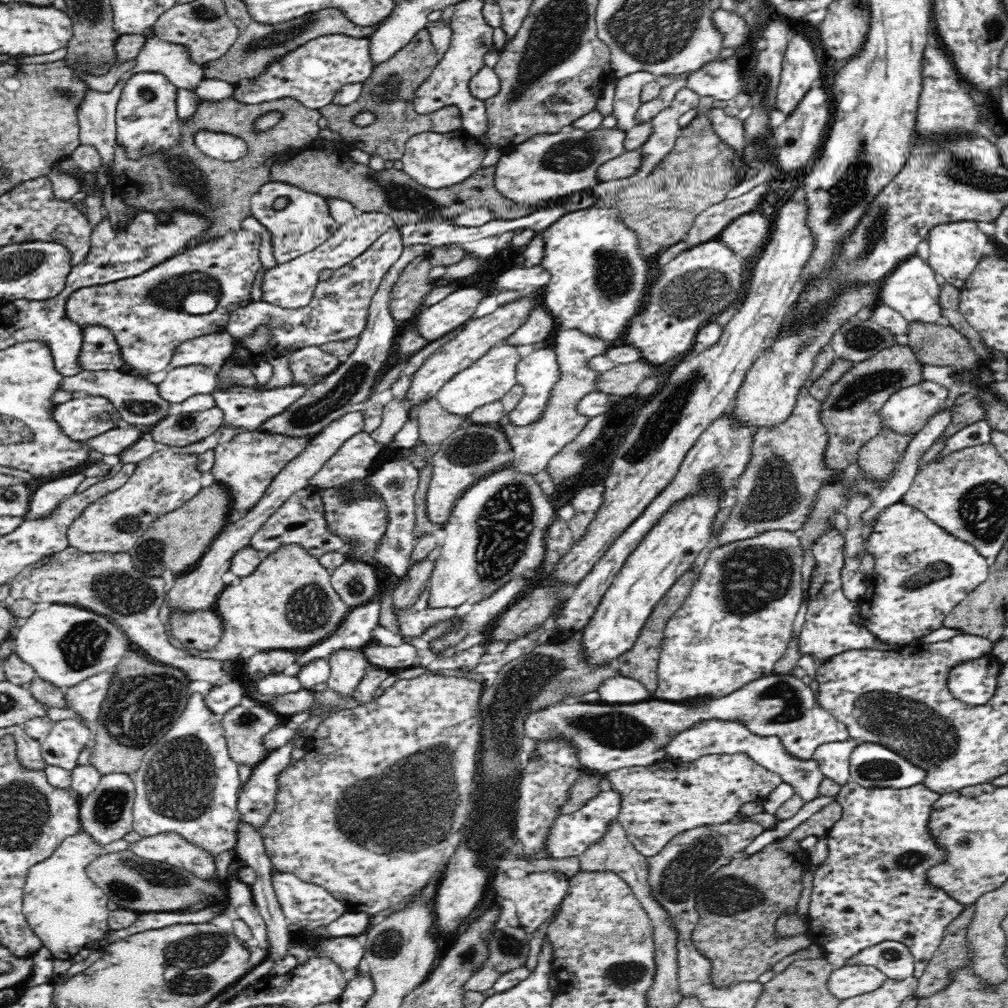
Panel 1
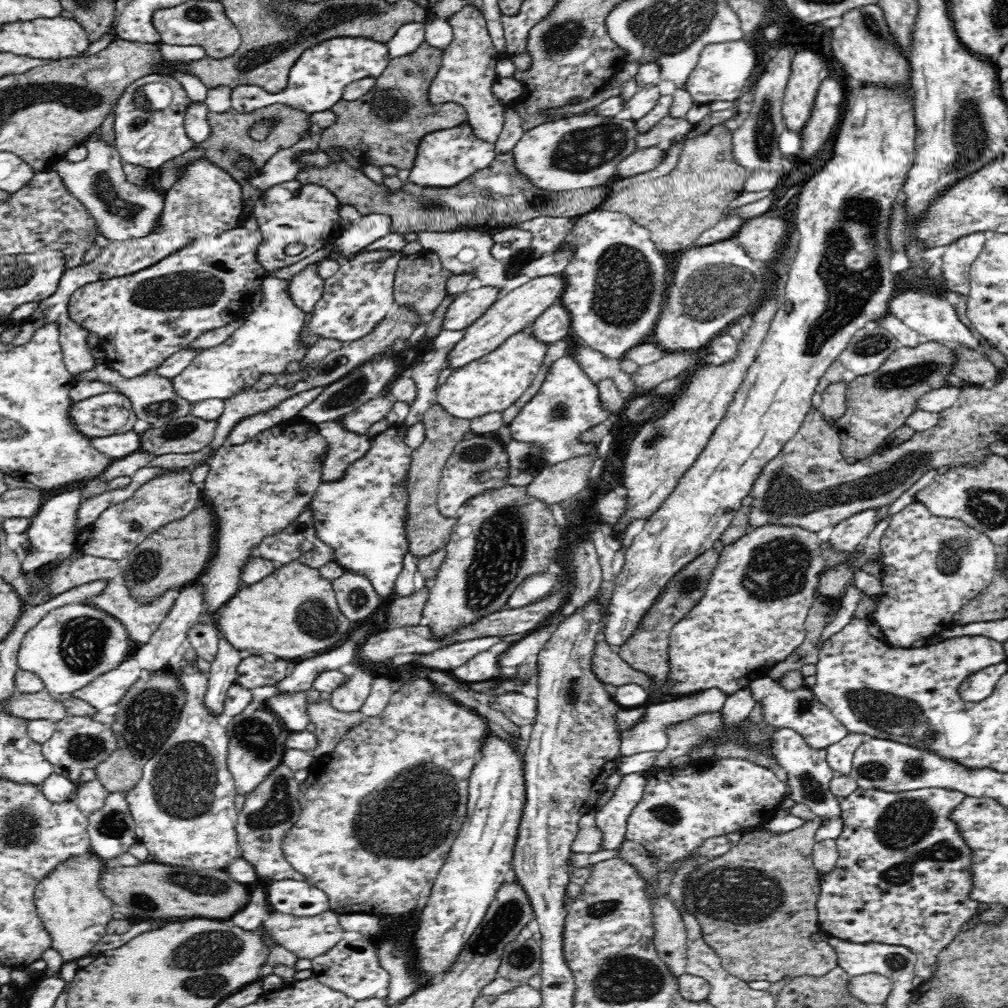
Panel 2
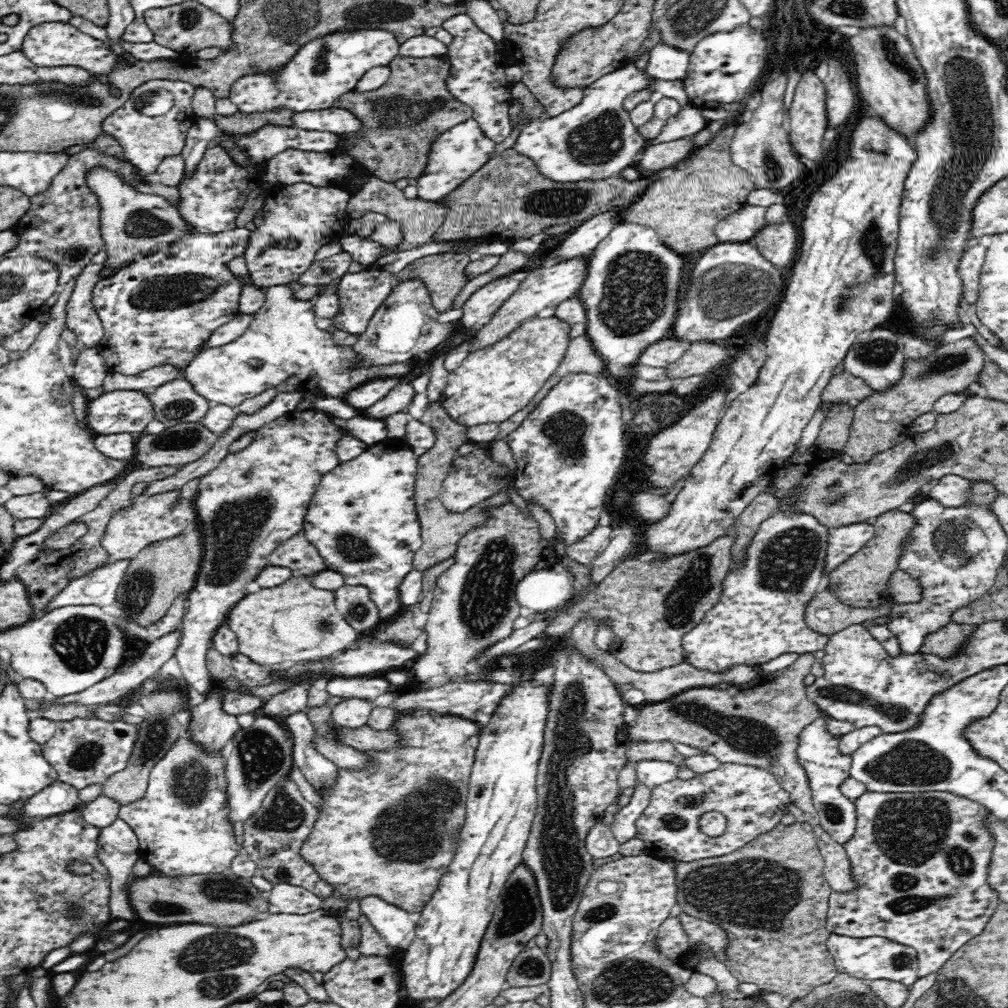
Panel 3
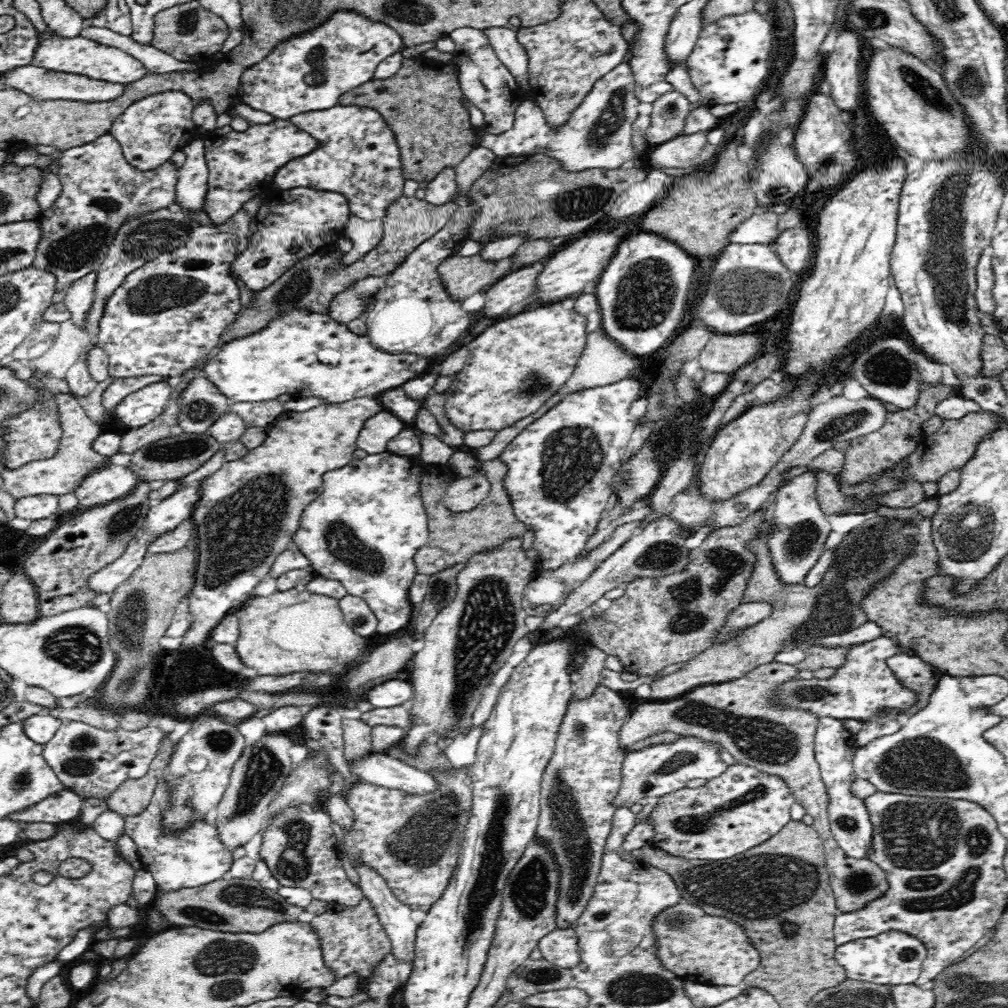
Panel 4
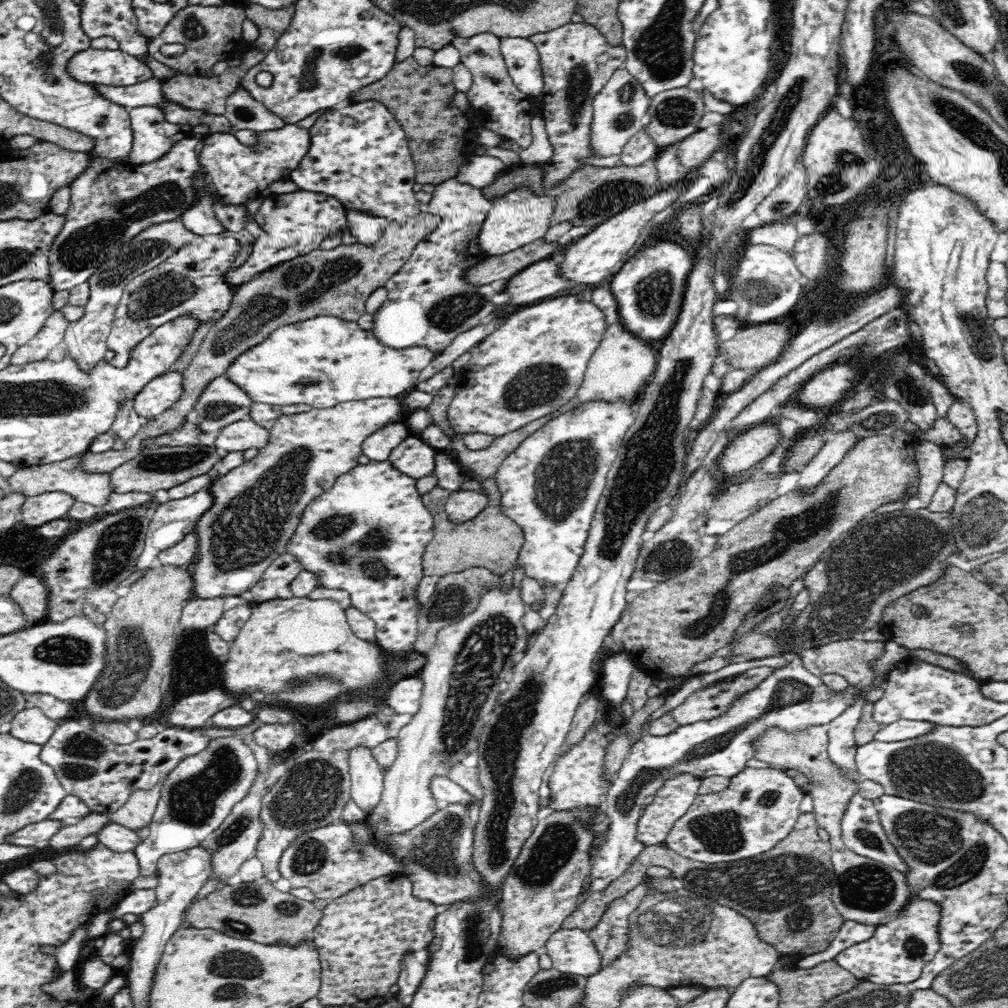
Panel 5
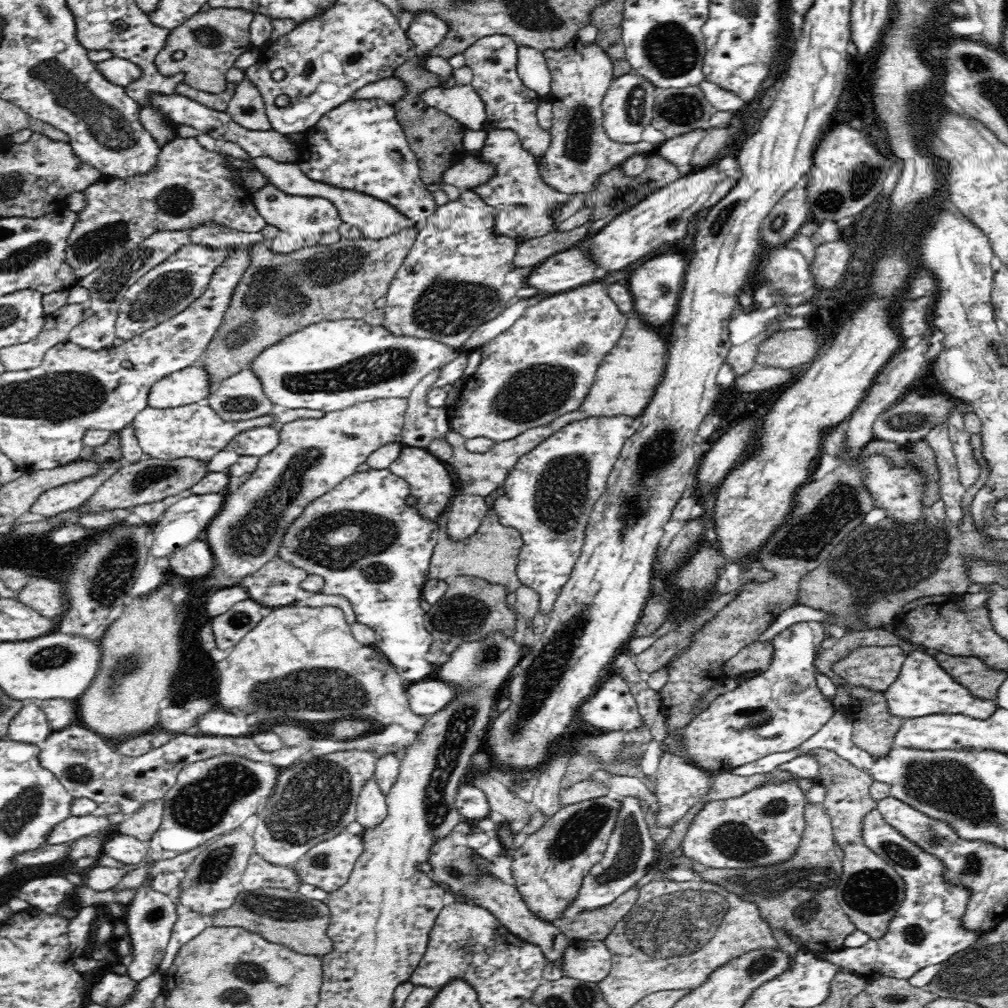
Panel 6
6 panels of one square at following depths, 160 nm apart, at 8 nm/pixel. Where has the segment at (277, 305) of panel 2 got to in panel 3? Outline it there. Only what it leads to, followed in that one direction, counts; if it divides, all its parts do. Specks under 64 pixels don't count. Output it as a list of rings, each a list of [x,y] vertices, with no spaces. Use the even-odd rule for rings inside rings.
[[[289,286],[263,290],[266,304],[257,311],[256,318],[239,338],[222,346],[208,347],[192,360],[182,378],[194,385],[194,391],[211,404],[236,408],[243,400],[254,398],[296,377],[301,381],[300,393],[345,400],[352,390],[372,380],[398,380],[411,372],[410,362],[360,363],[359,352],[353,346],[336,344],[326,324],[316,318],[314,304],[293,298]]]

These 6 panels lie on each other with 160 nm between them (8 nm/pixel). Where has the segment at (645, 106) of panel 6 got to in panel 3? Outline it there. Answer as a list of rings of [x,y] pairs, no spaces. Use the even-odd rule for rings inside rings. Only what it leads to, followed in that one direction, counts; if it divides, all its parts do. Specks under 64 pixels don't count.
[[[634,62],[621,66],[604,76],[600,76],[596,82],[587,86],[584,89],[584,96],[580,104],[576,104],[570,110],[554,118],[542,118],[542,120],[523,120],[520,118],[516,122],[520,132],[511,147],[518,154],[532,159],[538,170],[554,182],[602,180],[602,178],[620,175],[624,168],[637,165],[638,158],[645,147],[646,138],[637,131],[636,126],[631,121],[629,111],[623,107],[623,102],[628,94],[642,90],[642,88],[650,88],[650,83],[648,83],[646,75],[634,65]]]

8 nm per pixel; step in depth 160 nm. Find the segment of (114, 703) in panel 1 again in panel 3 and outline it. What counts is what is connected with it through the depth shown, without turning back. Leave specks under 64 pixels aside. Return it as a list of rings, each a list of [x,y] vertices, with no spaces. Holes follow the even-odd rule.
[[[144,692],[137,697],[136,701],[142,704],[144,710],[148,711],[148,718],[140,724],[140,736],[136,740],[136,748],[132,752],[132,758],[128,768],[120,772],[115,772],[103,786],[103,795],[108,796],[120,806],[136,803],[146,796],[149,778],[152,768],[164,759],[164,756],[174,748],[178,740],[186,740],[187,729],[182,727],[176,719],[176,712],[185,708],[184,694],[178,692],[154,692],[146,694]]]

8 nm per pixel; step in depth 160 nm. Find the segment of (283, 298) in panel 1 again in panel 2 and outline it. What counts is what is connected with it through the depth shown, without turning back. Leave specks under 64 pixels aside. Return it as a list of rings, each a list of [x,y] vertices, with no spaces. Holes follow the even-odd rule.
[[[365,214],[357,222],[346,226],[342,235],[333,243],[338,254],[334,259],[343,256],[356,256],[359,251],[366,249],[372,242],[383,238],[392,232],[391,216],[387,214]],[[312,264],[307,270],[294,276],[294,279],[290,279],[289,295],[300,311],[306,314],[316,307],[323,295],[325,282],[318,277],[316,268],[317,266]]]

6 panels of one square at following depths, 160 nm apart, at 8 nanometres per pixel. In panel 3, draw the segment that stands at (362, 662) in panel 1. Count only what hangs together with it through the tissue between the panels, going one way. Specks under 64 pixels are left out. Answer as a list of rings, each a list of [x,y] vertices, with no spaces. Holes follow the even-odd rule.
[[[358,698],[344,699],[332,707],[332,720],[337,727],[360,730],[368,724],[372,712],[372,701]]]

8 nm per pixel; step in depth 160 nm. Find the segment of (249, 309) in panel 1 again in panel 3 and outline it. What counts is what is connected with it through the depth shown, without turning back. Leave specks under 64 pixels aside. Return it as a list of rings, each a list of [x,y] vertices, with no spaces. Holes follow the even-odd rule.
[[[369,266],[368,270],[364,270],[364,272],[359,274],[346,274],[340,279],[340,286],[338,286],[338,289],[340,289],[340,303],[342,303],[340,304],[340,309],[342,310],[338,312],[338,316],[334,320],[334,326],[346,332],[361,335],[366,330],[368,322],[372,319],[376,310],[388,298],[390,291],[393,290],[393,286],[397,282],[390,272],[376,270],[372,266]]]

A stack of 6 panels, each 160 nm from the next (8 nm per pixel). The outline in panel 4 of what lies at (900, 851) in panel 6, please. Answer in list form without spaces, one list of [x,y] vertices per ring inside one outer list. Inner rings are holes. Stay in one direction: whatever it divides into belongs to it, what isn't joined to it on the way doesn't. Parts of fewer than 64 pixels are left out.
[[[826,717],[818,721],[816,732],[816,763],[820,765],[822,781],[826,784],[829,802],[831,833],[844,853],[854,859],[870,858],[873,845],[873,824],[864,800],[852,793],[852,784],[858,779],[853,757],[858,750],[856,736],[848,731],[845,721]],[[888,930],[878,936],[858,939],[836,947],[835,957],[844,967],[847,978],[879,985],[911,985],[920,976],[926,945],[915,936],[901,930]]]

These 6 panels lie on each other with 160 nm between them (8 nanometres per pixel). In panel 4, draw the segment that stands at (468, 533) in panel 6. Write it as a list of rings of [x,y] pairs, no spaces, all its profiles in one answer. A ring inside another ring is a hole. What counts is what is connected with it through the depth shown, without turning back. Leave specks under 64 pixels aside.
[[[478,470],[474,475],[466,478],[451,478],[448,488],[443,494],[443,504],[446,511],[452,512],[470,512],[476,508],[487,496],[490,490],[490,483],[484,477],[484,473]]]

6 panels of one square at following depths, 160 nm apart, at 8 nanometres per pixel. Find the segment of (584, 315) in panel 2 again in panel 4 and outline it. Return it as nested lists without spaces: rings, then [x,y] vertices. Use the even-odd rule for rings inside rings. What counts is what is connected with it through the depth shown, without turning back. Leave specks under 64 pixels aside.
[[[646,231],[636,236],[627,234],[594,288],[604,319],[603,331],[630,354],[644,356],[656,353],[664,342],[674,339],[684,328],[693,292],[692,276],[696,275],[696,269],[692,255],[688,256],[675,242]]]

